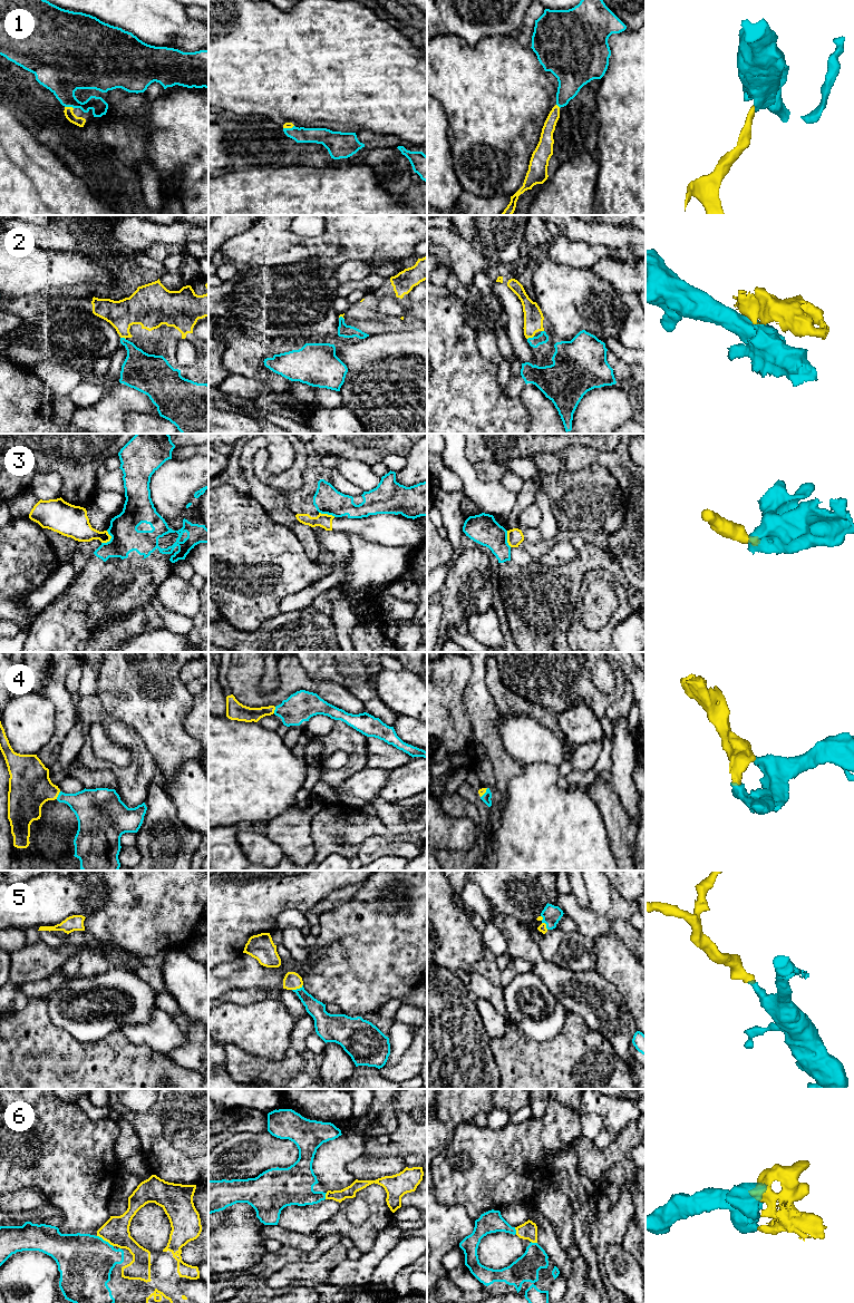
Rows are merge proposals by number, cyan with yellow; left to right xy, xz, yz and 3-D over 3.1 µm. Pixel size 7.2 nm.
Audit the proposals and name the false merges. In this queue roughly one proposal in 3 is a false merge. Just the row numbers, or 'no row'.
2, 3

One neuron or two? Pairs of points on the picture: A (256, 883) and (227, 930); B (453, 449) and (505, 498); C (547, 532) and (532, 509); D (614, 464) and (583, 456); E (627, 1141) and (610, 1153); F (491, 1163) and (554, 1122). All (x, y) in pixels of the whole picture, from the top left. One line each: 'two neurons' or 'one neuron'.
A: one neuron
B: one neuron
C: two neurons
D: one neuron
E: one neuron
F: one neuron

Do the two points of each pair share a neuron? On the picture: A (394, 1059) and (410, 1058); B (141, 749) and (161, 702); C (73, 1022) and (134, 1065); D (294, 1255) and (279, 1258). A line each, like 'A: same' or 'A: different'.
A: different
B: different
C: different
D: same

